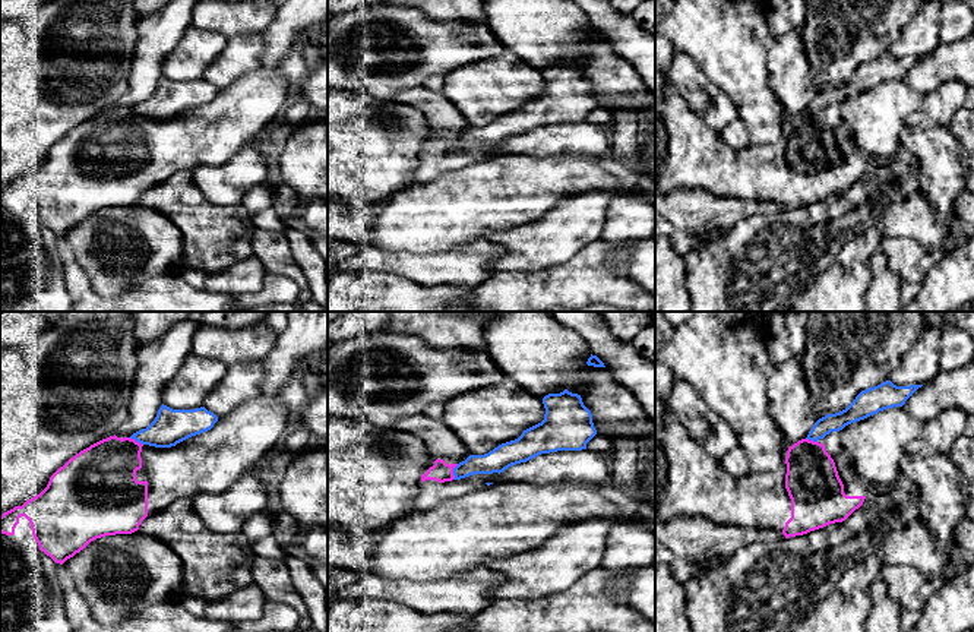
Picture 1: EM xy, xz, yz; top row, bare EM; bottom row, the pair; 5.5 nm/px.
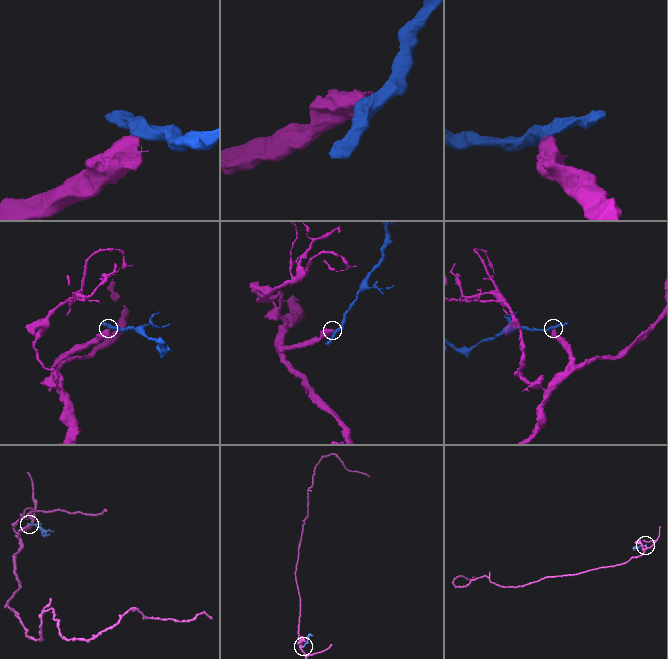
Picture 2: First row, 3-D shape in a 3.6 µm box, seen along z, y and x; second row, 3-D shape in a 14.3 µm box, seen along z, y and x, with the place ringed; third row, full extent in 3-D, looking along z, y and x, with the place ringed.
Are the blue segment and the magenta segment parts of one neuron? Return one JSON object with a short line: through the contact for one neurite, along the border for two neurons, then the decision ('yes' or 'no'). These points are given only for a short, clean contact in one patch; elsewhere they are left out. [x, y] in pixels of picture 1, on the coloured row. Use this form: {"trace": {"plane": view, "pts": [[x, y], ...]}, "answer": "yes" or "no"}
{"trace": {"plane": "xz", "pts": [[458, 464], [454, 468], [452, 479]]}, "answer": "no"}

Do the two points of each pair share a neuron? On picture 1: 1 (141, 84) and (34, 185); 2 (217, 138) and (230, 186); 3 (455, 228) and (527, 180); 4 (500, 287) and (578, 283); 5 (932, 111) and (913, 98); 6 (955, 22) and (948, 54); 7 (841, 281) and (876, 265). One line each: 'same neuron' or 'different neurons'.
1: different neurons
2: different neurons
3: same neuron
4: same neuron
5: different neurons
6: different neurons
7: different neurons

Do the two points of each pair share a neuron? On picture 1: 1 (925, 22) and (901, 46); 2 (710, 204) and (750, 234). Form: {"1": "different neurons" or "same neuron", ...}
{"1": "same neuron", "2": "different neurons"}

